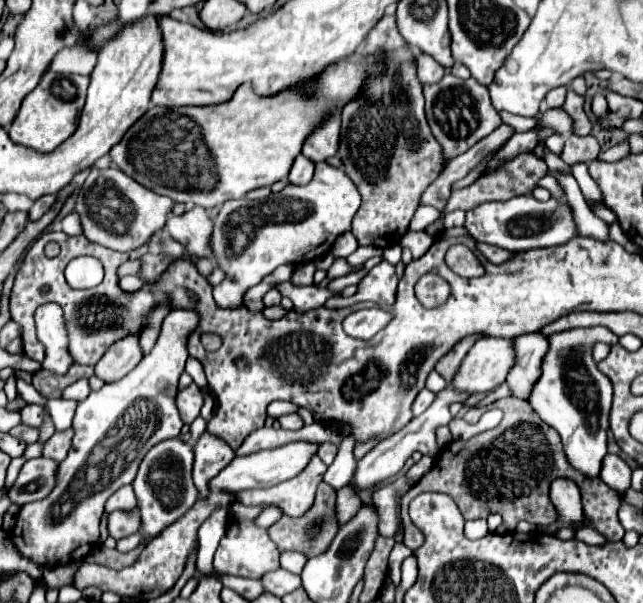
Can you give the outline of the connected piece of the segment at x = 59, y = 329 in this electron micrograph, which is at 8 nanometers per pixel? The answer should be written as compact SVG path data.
M54 302L42 304L36 310L36 330L38 338L46 346L46 358L42 367L54 374L66 374L74 360L68 354L68 342L64 332L64 315L62 308Z

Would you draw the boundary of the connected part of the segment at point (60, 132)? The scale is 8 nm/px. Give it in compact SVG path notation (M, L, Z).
M48 70L42 76L40 84L34 88L34 92L30 92L24 98L8 130L10 140L38 152L52 152L76 130L78 114L86 100L86 88L88 88L88 76L80 76L80 74L66 76L66 74L56 74Z

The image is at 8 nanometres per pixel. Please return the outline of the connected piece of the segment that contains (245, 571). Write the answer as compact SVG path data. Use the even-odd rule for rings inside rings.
M240 518L228 526L226 536L222 538L216 556L214 556L214 570L220 574L232 574L232 576L242 576L242 578L262 578L262 574L280 568L278 562L280 550L274 546L270 536L266 534L264 528L258 528L252 518Z

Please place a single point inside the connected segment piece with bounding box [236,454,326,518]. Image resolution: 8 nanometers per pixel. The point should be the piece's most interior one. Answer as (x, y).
(295, 496)

